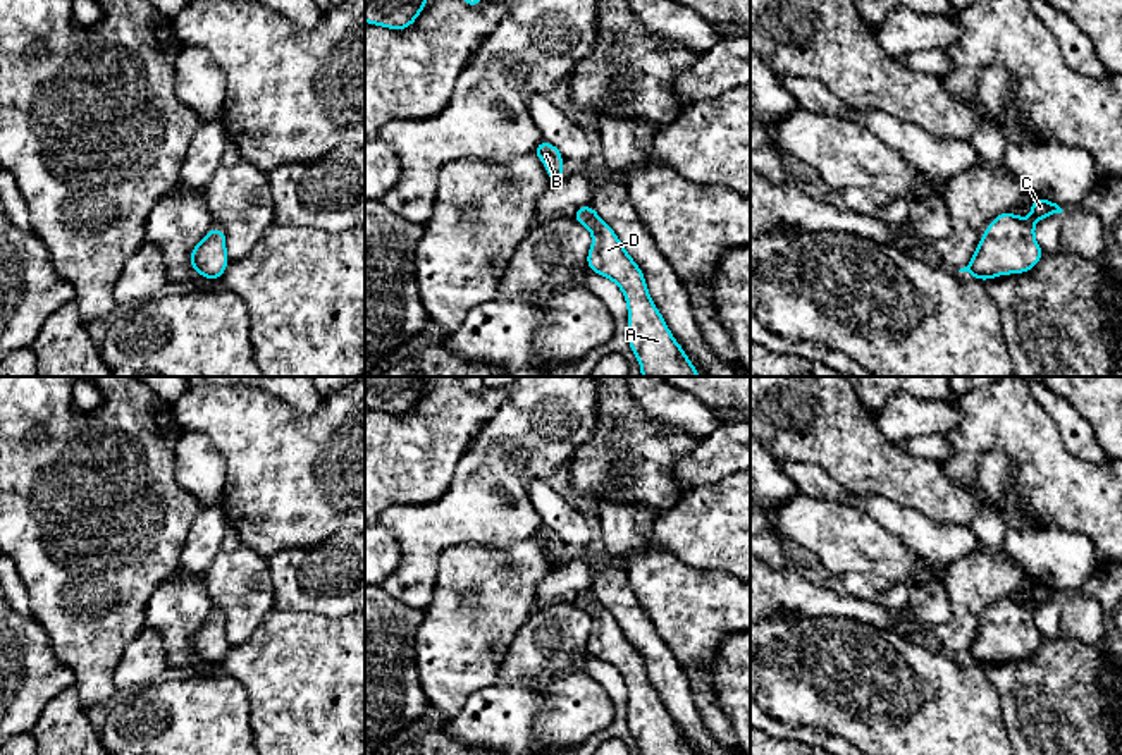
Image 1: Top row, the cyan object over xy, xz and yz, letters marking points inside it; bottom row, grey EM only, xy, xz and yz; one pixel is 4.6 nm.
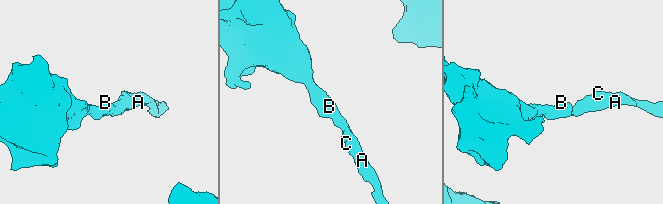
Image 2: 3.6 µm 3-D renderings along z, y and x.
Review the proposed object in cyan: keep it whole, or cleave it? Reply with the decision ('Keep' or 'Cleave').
Keep

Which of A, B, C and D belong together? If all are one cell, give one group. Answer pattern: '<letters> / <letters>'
A B C D

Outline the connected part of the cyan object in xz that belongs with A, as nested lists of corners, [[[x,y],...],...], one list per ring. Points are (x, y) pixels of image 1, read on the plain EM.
[[[590,588],[571,602],[594,621],[587,638],[587,654],[611,664],[626,683],[628,729],[640,753],[695,755],[652,688],[640,652],[630,643],[614,616],[599,604]]]

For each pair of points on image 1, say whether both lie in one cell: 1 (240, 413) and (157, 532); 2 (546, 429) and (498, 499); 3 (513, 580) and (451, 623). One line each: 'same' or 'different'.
1: different
2: same
3: same

